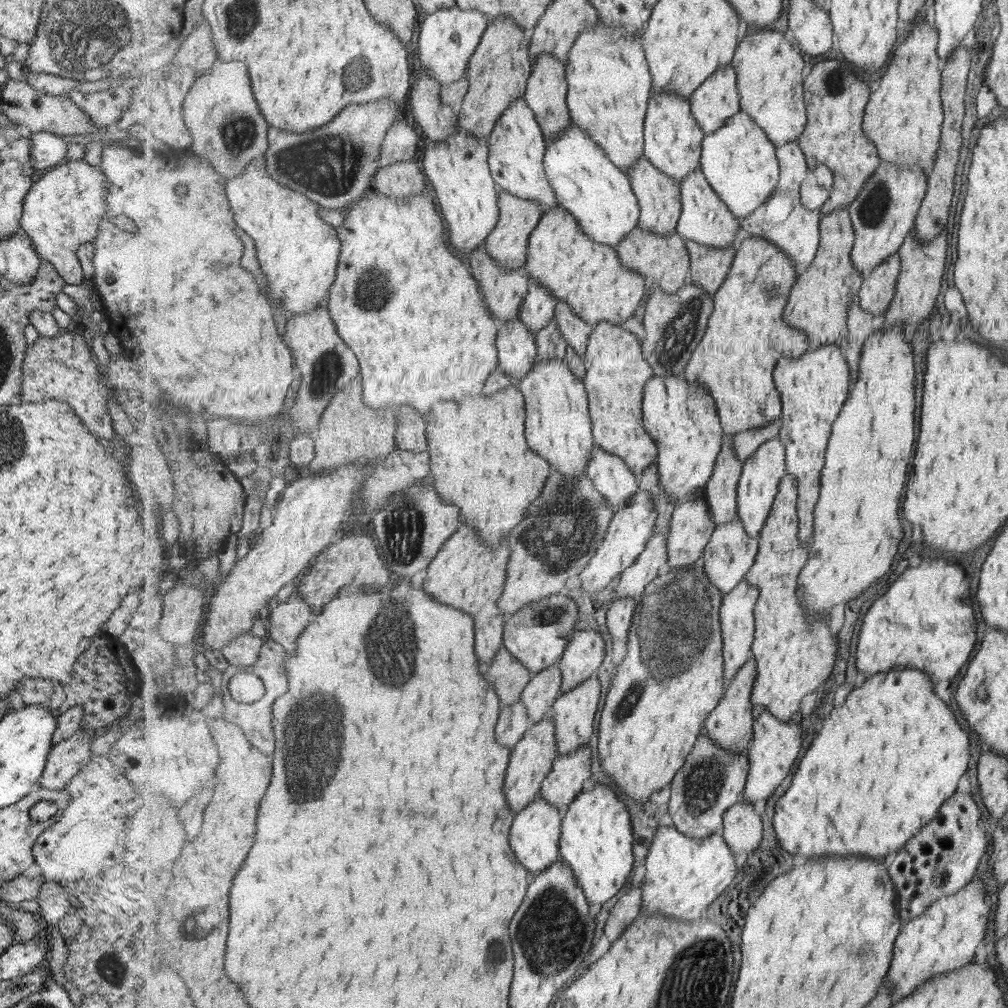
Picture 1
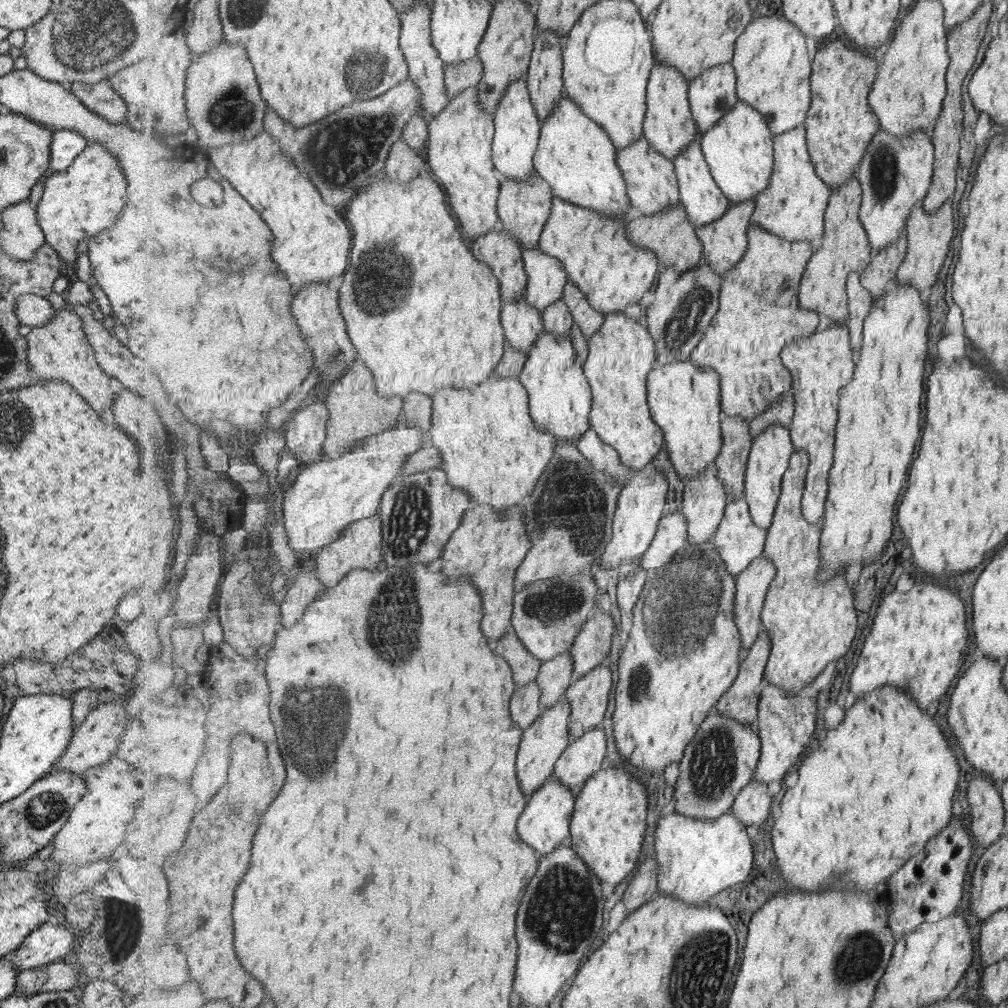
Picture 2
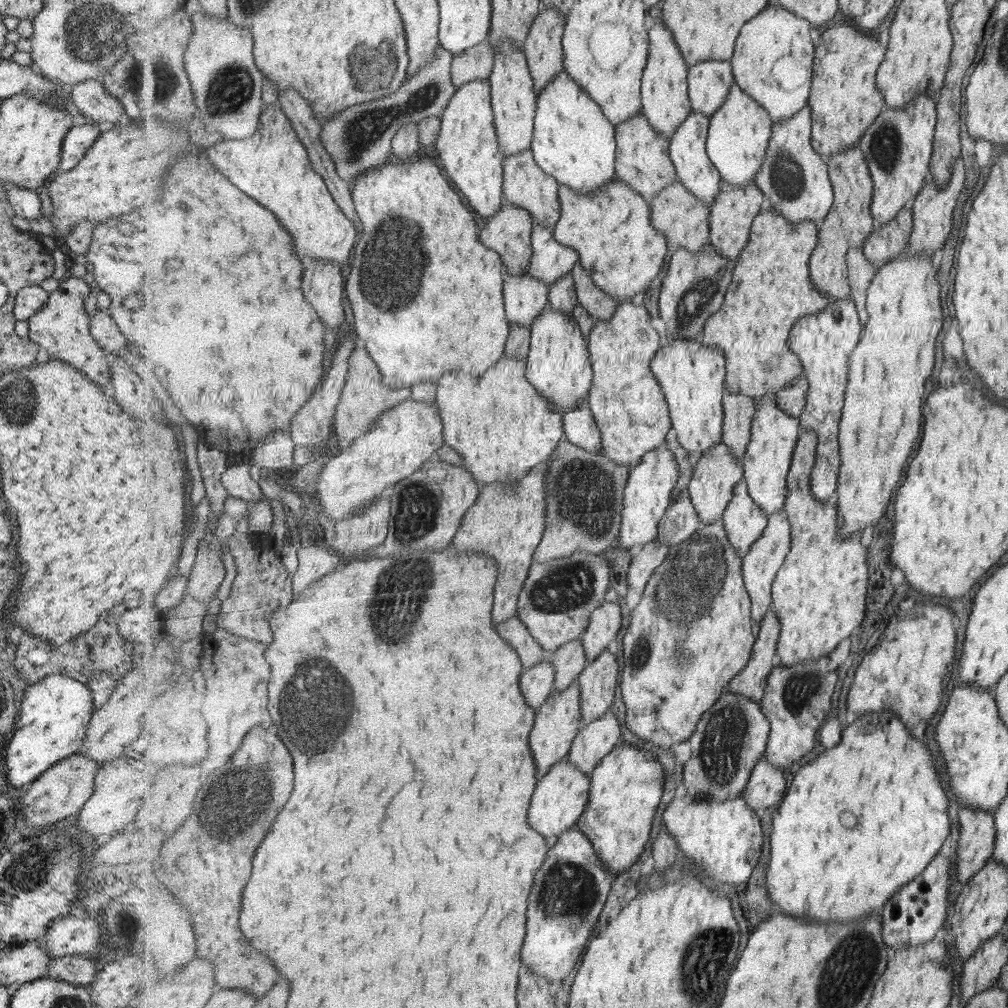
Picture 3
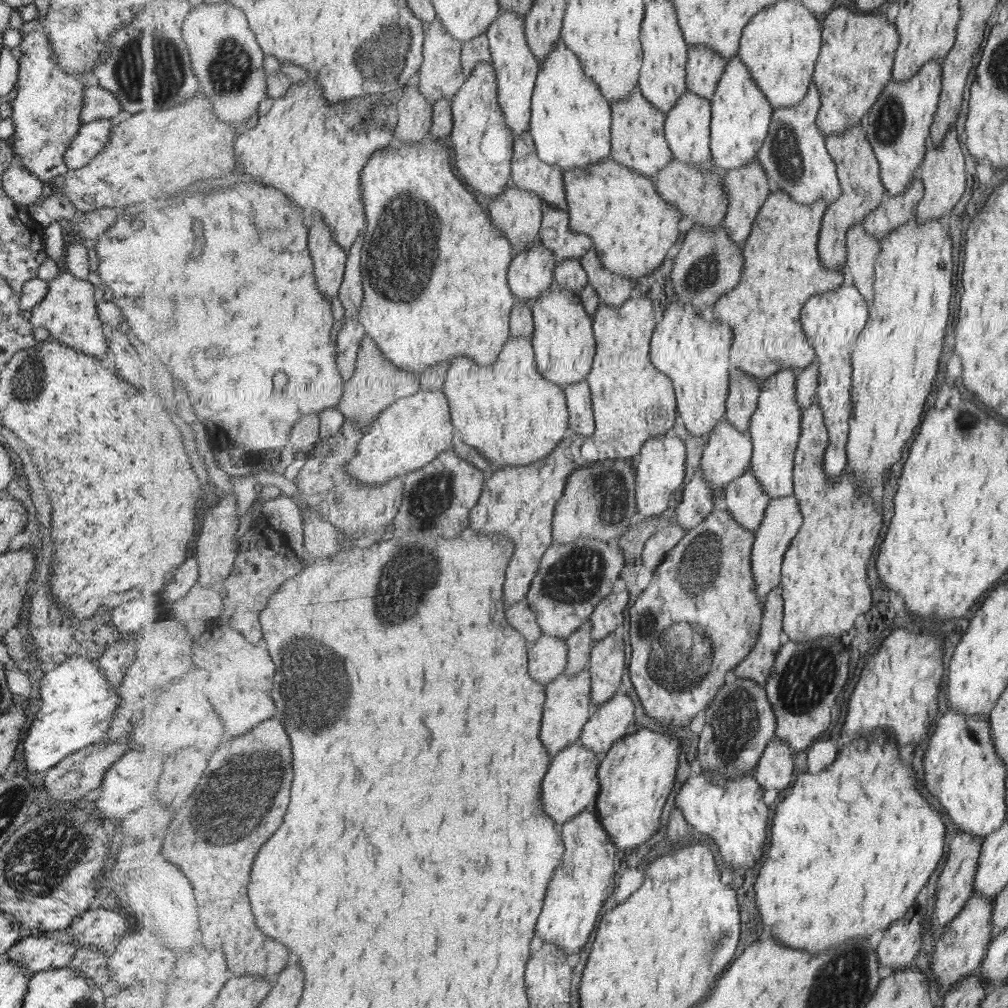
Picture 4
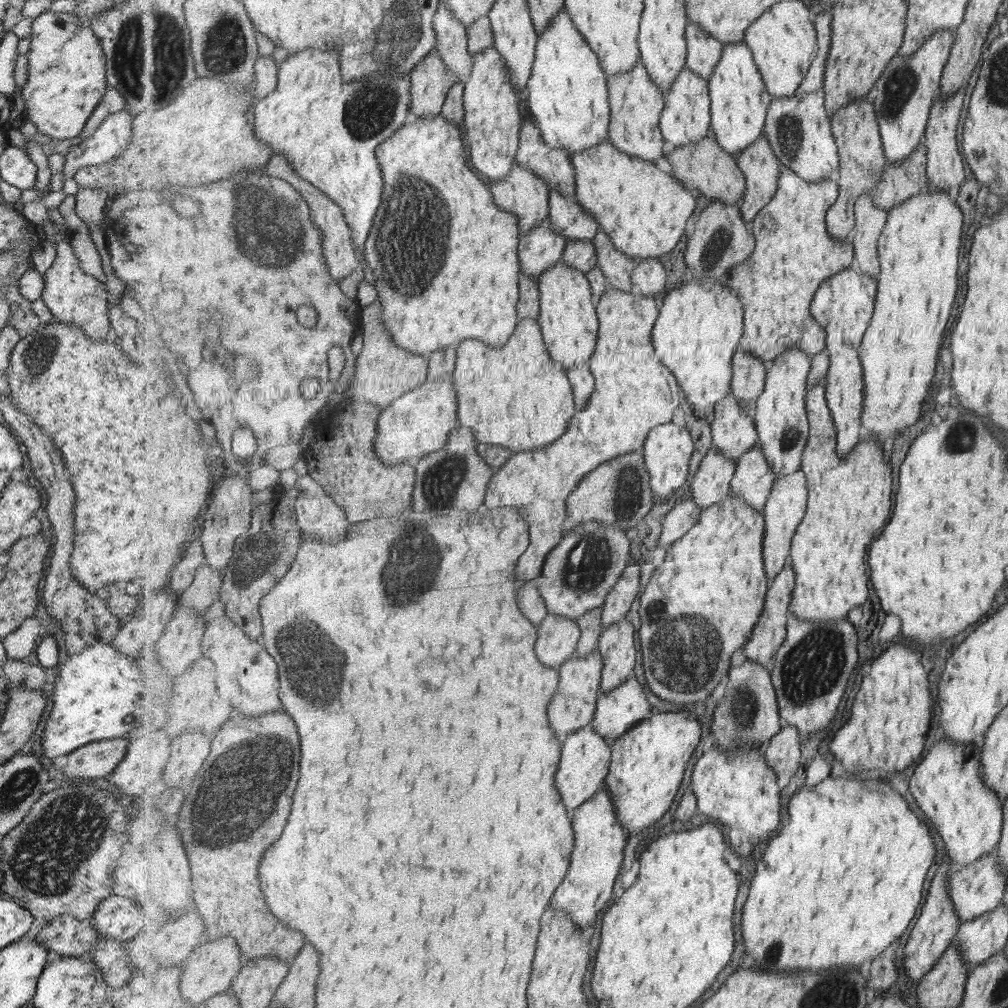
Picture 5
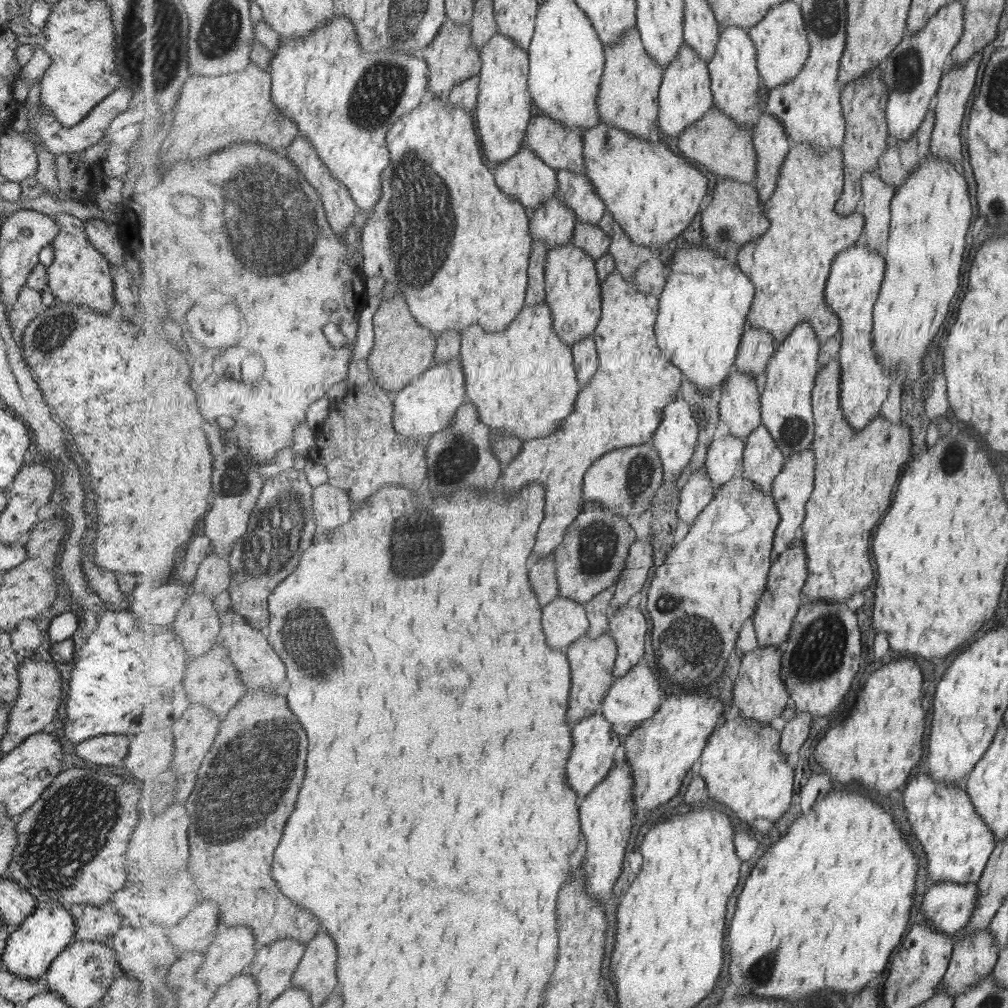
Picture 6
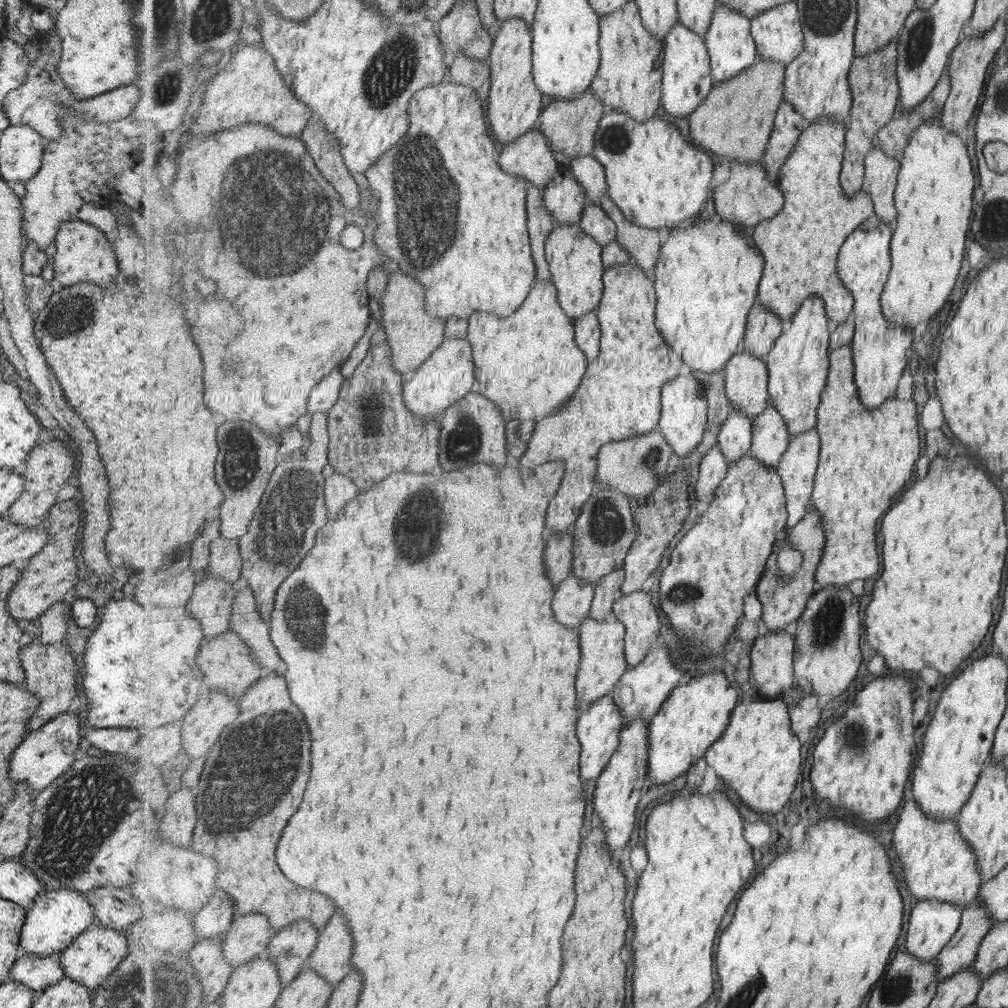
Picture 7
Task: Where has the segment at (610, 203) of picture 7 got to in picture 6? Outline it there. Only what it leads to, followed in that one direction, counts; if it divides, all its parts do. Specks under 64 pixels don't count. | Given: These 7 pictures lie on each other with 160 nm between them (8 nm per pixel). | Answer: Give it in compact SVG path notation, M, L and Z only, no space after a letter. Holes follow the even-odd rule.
M606 211L599 225L612 238L609 253L615 257L616 270L627 280L633 281L638 268L644 262L651 260L651 257L656 254L656 250L651 247L644 247L631 240L631 237L609 211Z

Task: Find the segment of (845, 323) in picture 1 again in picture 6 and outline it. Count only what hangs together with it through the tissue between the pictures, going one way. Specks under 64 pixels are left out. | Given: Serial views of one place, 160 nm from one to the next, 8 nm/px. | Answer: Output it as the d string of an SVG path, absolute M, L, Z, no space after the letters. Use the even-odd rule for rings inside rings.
M885 66L871 69L861 79L846 84L842 89L843 112L846 116L846 139L844 140L844 193L836 204L840 215L850 215L861 207L863 196L862 178L866 172L879 168L880 160L889 146L890 124L887 118L887 107L890 92L884 79Z

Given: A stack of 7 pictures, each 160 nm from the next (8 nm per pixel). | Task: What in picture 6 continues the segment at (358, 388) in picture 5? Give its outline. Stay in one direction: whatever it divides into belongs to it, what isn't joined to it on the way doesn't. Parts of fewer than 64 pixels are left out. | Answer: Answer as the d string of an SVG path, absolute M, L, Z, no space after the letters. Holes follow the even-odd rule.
M396 290L392 297L381 300L373 315L373 331L374 346L367 358L369 374L393 395L435 366L438 336L417 322L403 291Z

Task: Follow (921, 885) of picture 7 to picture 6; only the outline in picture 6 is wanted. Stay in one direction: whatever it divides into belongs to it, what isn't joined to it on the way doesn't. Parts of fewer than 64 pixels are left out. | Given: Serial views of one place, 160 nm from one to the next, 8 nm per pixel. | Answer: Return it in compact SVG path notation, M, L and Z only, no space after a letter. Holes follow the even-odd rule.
M927 769L908 781L905 811L911 836L917 838L928 861L927 883L975 884L982 879L987 860L995 848L994 834L987 829L963 784L942 784Z

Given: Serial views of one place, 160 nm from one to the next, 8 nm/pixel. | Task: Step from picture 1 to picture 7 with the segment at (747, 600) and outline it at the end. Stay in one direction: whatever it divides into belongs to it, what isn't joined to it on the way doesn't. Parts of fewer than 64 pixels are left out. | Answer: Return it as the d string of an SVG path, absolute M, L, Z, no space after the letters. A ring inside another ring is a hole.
M812 428L810 431L804 432L801 435L795 435L794 440L790 443L790 446L786 450L786 454L783 455L780 465L778 466L779 476L782 477L783 486L786 489L787 508L789 513L787 528L784 531L792 530L792 528L802 522L805 518L808 506L812 502L813 491L816 482L816 472L820 463L820 452L822 451L822 440L819 431L816 428Z

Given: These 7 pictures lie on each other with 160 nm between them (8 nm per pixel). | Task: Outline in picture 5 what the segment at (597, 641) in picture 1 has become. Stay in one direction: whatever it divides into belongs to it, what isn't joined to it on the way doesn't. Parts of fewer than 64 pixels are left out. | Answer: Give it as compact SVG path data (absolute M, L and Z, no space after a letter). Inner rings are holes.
M630 557L630 562L622 574L622 578L615 584L604 604L602 624L605 629L628 618L633 602L641 592L642 568L636 558Z

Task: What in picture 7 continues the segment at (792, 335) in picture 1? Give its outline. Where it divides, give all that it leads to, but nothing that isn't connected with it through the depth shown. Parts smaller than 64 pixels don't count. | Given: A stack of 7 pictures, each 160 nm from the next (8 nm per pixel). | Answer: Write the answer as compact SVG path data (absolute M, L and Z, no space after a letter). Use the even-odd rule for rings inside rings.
M827 117L826 119L821 119L819 122L809 122L808 127L803 134L800 136L799 142L796 144L794 152L786 160L786 163L782 166L782 172L779 175L777 186L781 189L785 197L785 204L782 208L782 211L779 212L777 216L774 216L773 219L764 220L759 223L755 229L753 229L752 236L754 238L755 244L759 247L759 250L763 253L763 256L766 260L766 267L764 270L764 275L760 284L759 291L759 303L762 304L762 307L767 307L773 312L777 313L779 318L783 322L787 322L793 319L797 314L798 310L802 307L803 302L806 298L809 298L811 295L819 295L824 298L826 302L826 309L828 310L828 315L830 316L834 327L840 325L842 322L845 322L851 314L853 314L855 306L855 297L853 293L846 287L846 284L841 280L839 276L839 253L842 250L842 246L849 238L850 234L856 229L862 226L873 214L875 214L875 203L872 199L871 193L865 186L861 189L855 196L850 197L842 187L841 176L842 176L842 164L844 161L844 156L846 154L846 129L848 121L845 123L843 121L838 121L837 119Z

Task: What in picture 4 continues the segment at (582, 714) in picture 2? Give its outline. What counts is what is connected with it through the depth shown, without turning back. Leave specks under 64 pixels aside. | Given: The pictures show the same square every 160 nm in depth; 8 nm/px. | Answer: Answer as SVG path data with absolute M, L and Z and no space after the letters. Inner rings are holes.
M611 633L596 643L588 668L592 672L593 707L597 707L622 691L623 676L627 670L623 638Z

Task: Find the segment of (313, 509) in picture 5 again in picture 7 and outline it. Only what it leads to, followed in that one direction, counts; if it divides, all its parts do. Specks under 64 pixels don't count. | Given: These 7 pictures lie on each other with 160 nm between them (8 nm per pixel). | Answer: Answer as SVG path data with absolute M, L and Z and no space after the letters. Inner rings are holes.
M335 472L326 478L324 491L328 518L331 520L335 520L339 516L341 508L345 508L346 504L360 493L355 482L349 476Z

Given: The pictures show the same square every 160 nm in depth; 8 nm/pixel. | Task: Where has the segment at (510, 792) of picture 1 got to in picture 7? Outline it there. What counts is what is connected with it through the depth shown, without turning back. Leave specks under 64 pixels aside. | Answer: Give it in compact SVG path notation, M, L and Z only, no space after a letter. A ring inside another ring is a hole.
M591 616L579 628L582 663L576 682L578 706L587 710L596 700L608 695L619 684L622 676L631 667L626 659L626 625L615 617L597 620Z

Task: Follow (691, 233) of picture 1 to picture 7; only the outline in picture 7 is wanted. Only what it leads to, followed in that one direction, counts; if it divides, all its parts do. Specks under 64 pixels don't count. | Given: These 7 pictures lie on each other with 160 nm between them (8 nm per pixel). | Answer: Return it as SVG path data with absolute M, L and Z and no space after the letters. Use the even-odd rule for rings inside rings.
M680 20L666 36L664 60L662 104L666 112L673 116L689 117L689 115L706 100L714 88L714 77L710 53L704 38L691 30Z

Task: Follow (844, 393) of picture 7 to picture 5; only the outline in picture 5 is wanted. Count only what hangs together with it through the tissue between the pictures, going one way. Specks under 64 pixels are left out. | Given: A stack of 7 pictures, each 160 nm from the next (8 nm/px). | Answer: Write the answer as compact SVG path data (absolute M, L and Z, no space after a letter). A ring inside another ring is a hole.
M815 386L806 399L810 438L801 469L806 472L810 495L806 515L792 542L791 562L797 576L790 612L799 620L837 621L853 606L865 606L869 598L867 552L891 518L893 470L889 461L883 460L883 443L875 435L864 437L849 456L841 457L826 387Z

